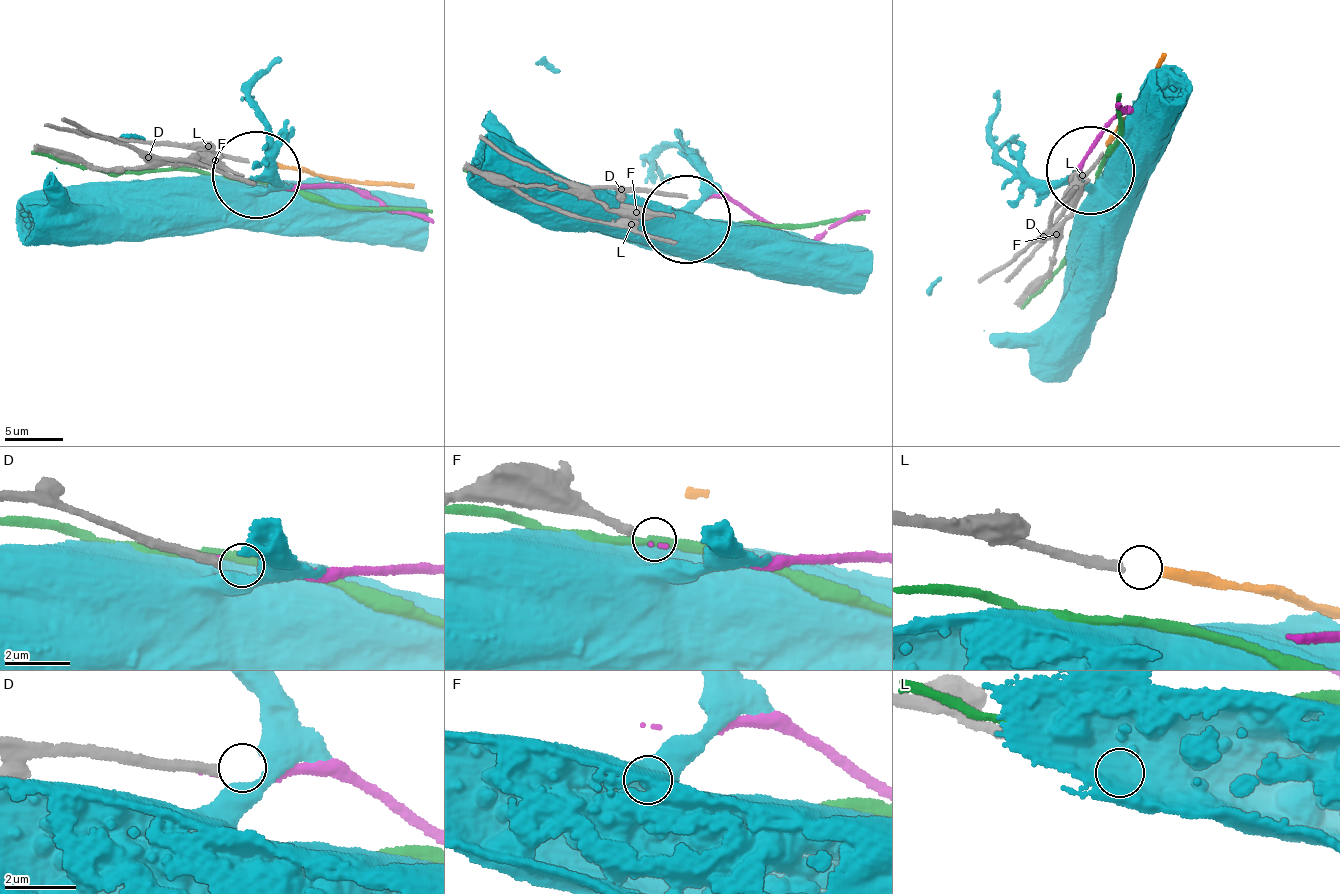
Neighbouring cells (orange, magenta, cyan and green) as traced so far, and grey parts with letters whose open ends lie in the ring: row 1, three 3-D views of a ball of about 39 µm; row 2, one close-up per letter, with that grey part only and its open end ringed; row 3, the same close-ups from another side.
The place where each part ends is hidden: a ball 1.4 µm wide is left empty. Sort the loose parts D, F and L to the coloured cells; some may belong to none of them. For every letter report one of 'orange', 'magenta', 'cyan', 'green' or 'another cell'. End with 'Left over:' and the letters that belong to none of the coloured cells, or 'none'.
D: magenta
F: another cell
L: orange
Left over: F

